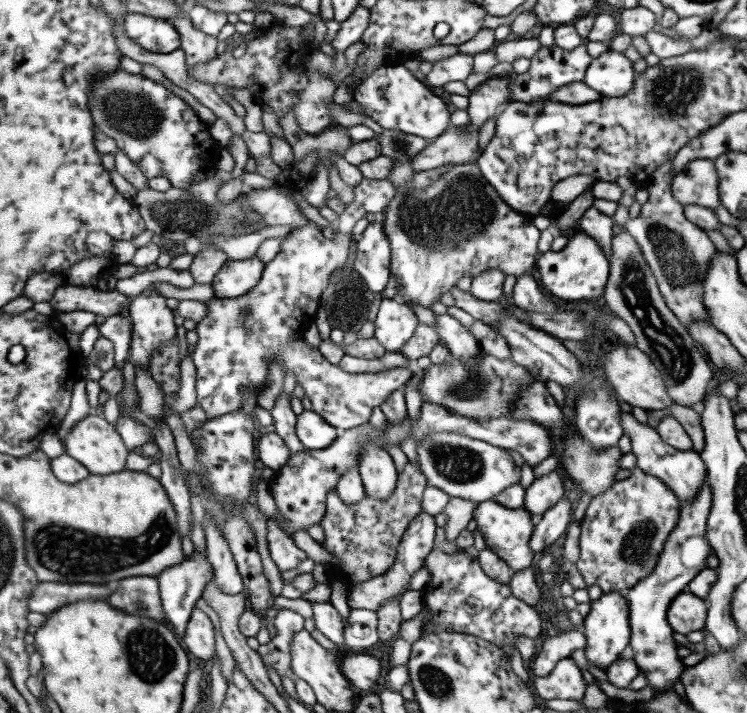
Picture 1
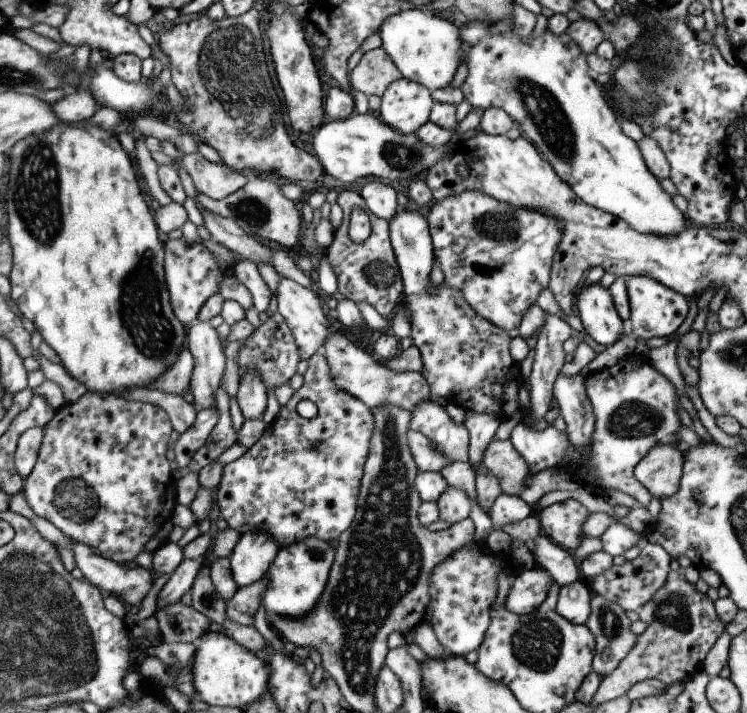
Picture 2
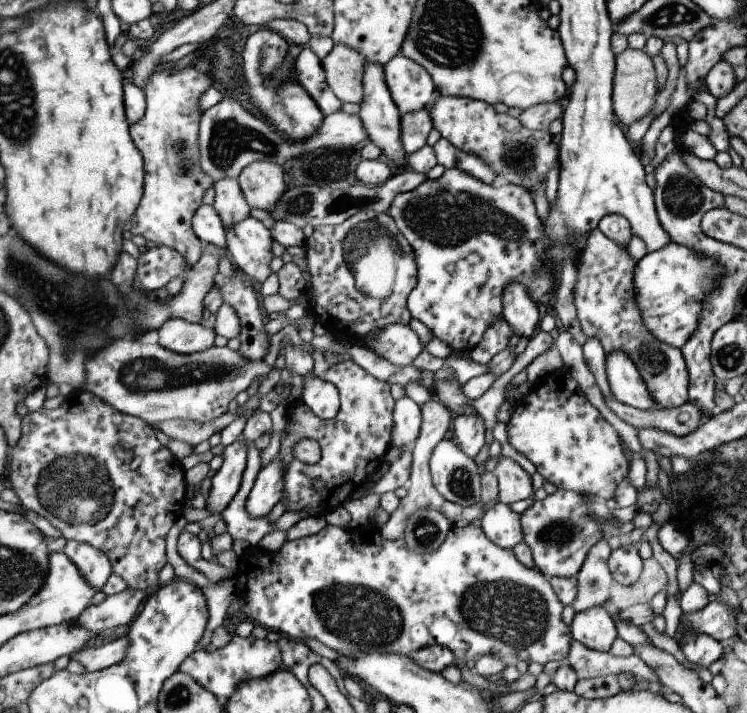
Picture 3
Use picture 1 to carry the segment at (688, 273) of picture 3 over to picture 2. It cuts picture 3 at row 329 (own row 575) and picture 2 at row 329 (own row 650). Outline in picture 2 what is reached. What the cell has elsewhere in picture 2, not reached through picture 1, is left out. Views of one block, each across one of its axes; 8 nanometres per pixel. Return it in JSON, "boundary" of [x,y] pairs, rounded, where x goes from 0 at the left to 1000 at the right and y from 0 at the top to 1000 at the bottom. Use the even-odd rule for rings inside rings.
{"boundary":[[[845,387],[842,393],[837,393],[837,404],[839,404],[839,424],[842,424],[839,466],[847,468],[858,480],[866,480],[871,474],[890,474],[890,471],[904,468],[906,460],[920,446],[920,438],[922,438],[920,421],[912,412],[890,404],[888,398],[871,393],[871,390]]]}

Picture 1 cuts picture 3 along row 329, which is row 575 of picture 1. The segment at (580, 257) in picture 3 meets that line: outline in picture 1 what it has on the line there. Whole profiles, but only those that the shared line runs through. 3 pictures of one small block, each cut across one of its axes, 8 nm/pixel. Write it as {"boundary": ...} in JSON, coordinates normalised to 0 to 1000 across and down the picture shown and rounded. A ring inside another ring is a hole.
{"boundary":[[[853,654],[845,656],[842,662],[845,665],[837,673],[829,673],[802,696],[794,696],[780,727],[775,729],[775,757],[772,757],[775,777],[770,785],[770,797],[780,811],[783,827],[791,822],[799,822],[807,833],[818,833],[818,830],[834,833],[837,827],[847,825],[877,797],[877,785],[885,777],[885,766],[893,757],[896,746],[904,741],[906,721],[909,721],[909,701],[904,690],[898,690],[898,684],[888,679],[888,673],[882,673],[880,668],[863,665]]]}

